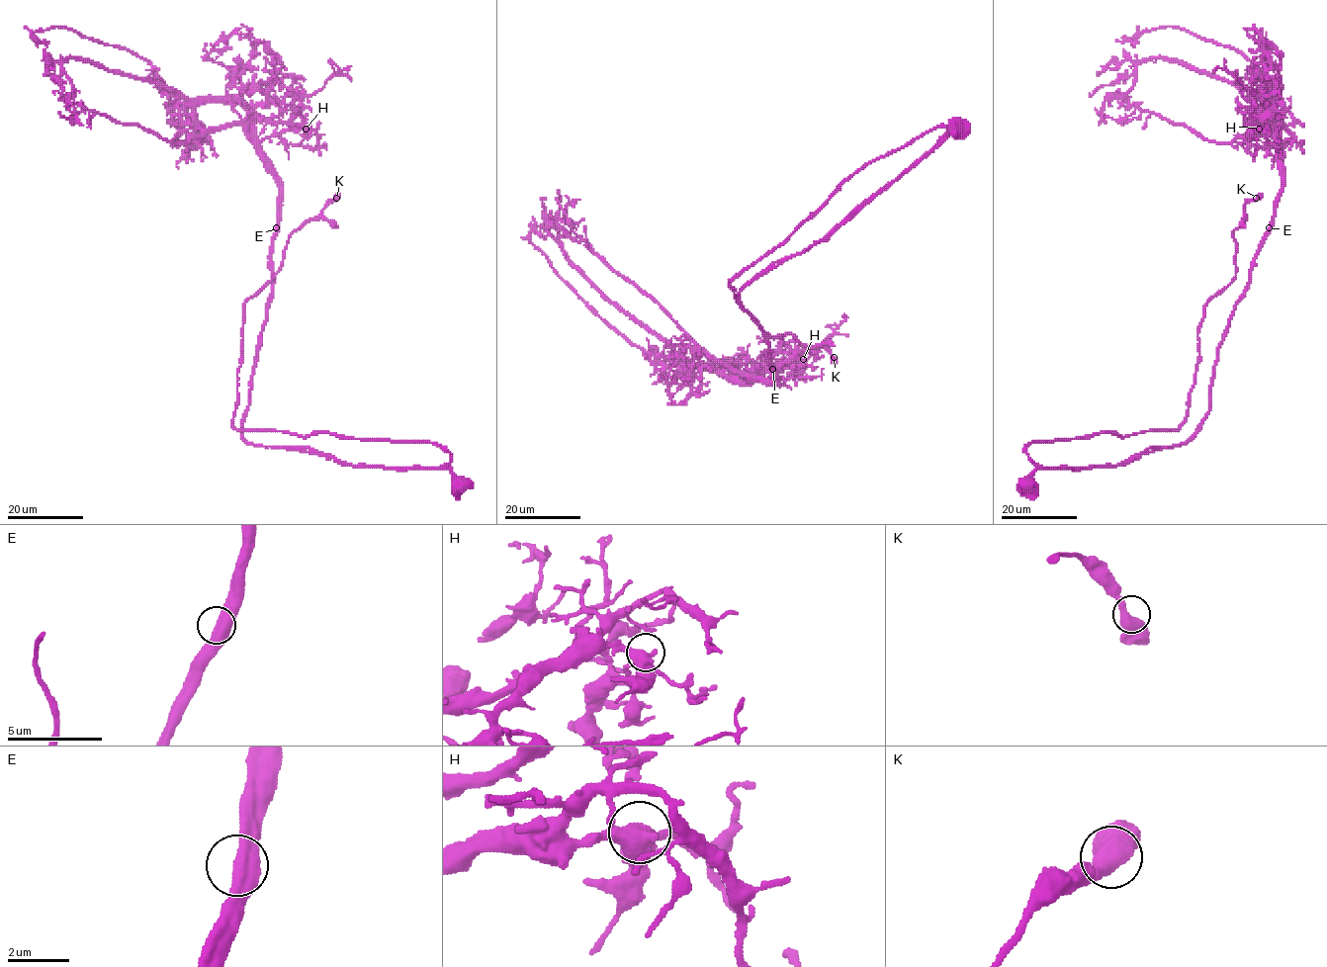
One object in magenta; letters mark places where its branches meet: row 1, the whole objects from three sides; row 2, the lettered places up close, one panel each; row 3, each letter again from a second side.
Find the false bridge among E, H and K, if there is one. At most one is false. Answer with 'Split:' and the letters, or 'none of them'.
Split: none of them

